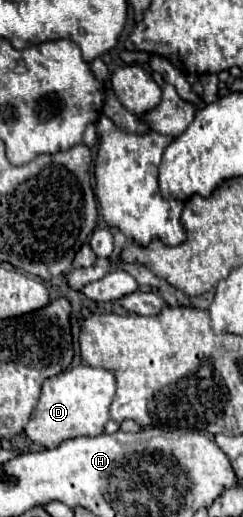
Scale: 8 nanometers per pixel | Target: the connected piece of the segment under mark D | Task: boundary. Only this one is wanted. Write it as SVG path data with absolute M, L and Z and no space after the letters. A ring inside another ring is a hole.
M77 366L51 376L41 386L41 396L25 426L31 442L43 448L57 448L61 442L77 436L99 436L109 420L109 404L115 396L115 374L105 368Z

